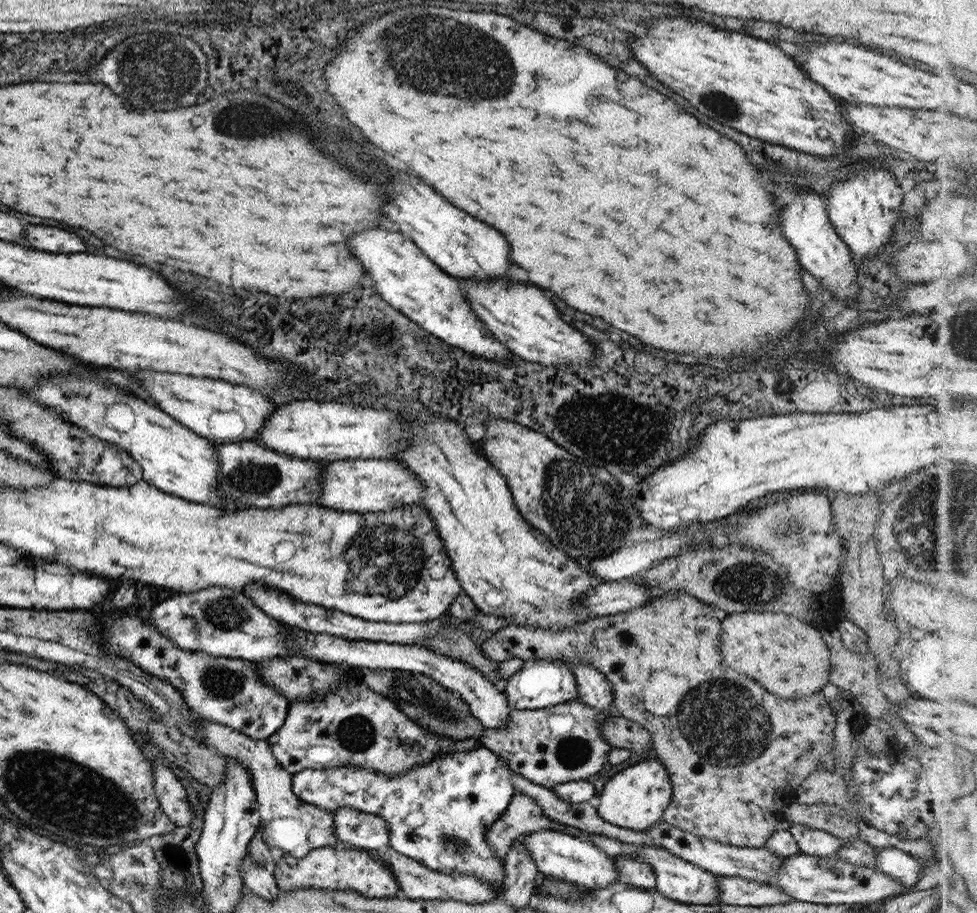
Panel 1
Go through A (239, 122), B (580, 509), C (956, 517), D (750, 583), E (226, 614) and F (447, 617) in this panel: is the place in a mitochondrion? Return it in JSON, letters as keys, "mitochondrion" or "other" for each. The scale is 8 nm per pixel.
{"A":"mitochondrion","B":"mitochondrion","C":"mitochondrion","D":"mitochondrion","E":"mitochondrion","F":"other"}

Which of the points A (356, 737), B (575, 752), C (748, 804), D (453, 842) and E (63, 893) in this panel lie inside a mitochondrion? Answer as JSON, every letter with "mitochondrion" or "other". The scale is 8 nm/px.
{"A":"mitochondrion","B":"mitochondrion","C":"other","D":"mitochondrion","E":"other"}

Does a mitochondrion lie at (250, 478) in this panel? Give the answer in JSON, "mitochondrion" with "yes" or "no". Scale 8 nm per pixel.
{"mitochondrion":"yes"}

